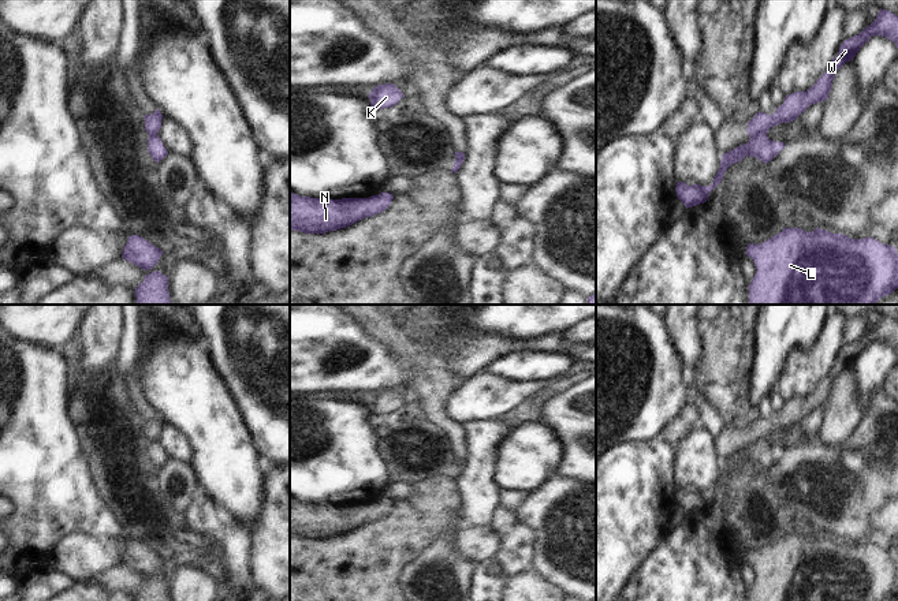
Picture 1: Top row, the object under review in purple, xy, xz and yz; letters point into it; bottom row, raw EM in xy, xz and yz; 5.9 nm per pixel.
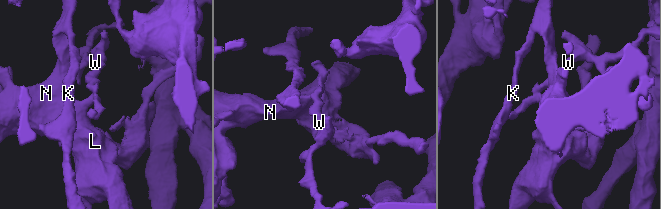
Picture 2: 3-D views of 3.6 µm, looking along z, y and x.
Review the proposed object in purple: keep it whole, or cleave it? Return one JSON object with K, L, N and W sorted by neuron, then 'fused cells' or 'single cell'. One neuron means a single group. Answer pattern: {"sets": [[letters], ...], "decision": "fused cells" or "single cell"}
{"sets": [["K", "L", "N"], ["W"]], "decision": "fused cells"}

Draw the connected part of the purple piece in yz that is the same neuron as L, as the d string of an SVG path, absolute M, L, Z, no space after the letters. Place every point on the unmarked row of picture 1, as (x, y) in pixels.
M783 534L760 550L749 549L746 561L757 574L749 590L749 601L890 601L898 594L898 557L873 544L852 545L821 534L813 538Z

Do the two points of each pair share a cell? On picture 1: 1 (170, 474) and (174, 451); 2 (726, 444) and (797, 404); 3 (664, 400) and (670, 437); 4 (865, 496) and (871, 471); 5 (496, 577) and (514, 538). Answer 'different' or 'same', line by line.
1: different
2: same
3: different
4: same
5: same

